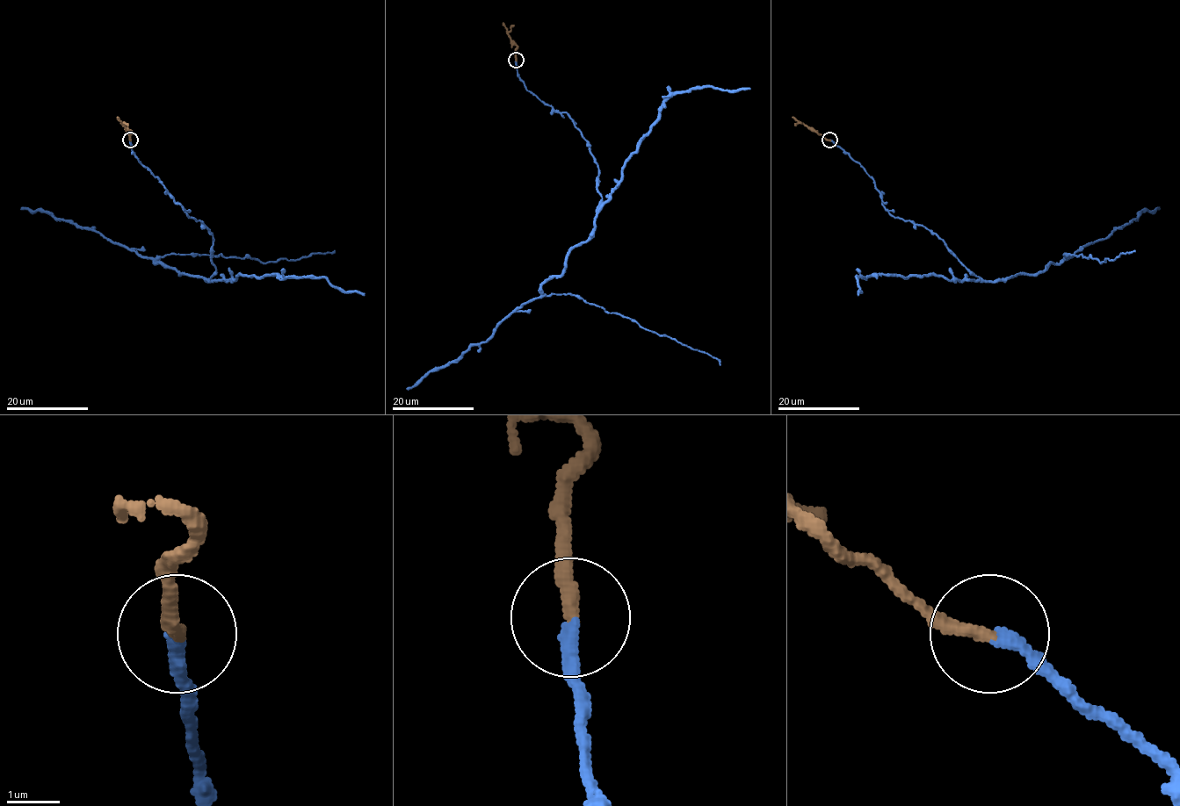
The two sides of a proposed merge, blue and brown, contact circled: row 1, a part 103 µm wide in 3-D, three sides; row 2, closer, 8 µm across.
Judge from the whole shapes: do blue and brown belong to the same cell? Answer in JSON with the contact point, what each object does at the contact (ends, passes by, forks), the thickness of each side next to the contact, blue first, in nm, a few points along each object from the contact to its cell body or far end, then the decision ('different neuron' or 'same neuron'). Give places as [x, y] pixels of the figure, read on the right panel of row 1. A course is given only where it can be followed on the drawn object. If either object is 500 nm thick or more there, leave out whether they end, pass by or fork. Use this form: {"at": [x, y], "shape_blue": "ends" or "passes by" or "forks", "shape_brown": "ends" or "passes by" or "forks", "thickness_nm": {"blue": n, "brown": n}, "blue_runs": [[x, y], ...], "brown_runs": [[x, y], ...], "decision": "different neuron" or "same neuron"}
{"at": [829, 140], "shape_blue": "ends", "shape_brown": "ends", "thickness_nm": {"blue": 240, "brown": 280}, "blue_runs": [[830, 140], [874, 181], [890, 214], [933, 232], [987, 281], [1040, 272], [1064, 254], [1101, 263], [1134, 250]], "brown_runs": [[830, 140], [792, 116]], "decision": "different neuron"}

